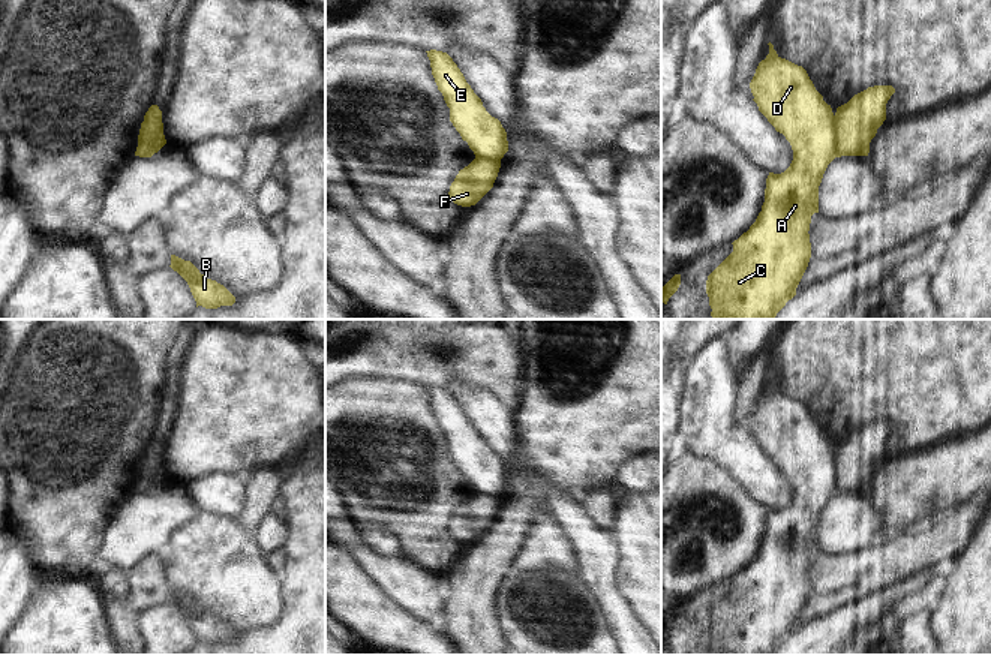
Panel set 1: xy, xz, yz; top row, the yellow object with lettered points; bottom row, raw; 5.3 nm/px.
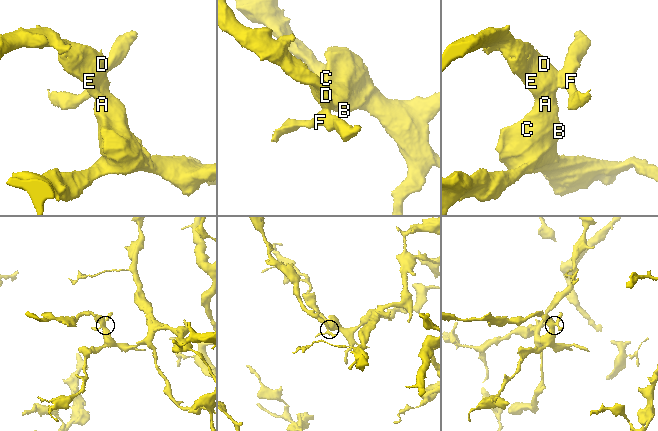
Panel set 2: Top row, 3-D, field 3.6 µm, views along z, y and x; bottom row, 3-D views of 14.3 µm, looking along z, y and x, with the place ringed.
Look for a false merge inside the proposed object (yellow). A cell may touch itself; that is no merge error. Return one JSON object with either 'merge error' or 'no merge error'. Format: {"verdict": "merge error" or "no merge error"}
{"verdict": "merge error"}

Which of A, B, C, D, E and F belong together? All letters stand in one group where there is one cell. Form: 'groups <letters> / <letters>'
groups A B C D E / F

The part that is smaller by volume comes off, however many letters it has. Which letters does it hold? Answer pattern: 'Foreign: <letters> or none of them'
Foreign: F

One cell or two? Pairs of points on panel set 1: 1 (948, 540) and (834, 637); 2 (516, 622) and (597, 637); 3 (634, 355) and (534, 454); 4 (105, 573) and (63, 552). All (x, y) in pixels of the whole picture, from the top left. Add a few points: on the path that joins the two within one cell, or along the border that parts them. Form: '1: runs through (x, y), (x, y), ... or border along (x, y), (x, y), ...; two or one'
1: border along (936, 565), (919, 568), (900, 580), (870, 592); two
2: runs through (535, 622), (549, 622), (564, 637), (577, 637); one
3: runs through (609, 381), (559, 430); one
4: border along (95, 559), (84, 573); two

